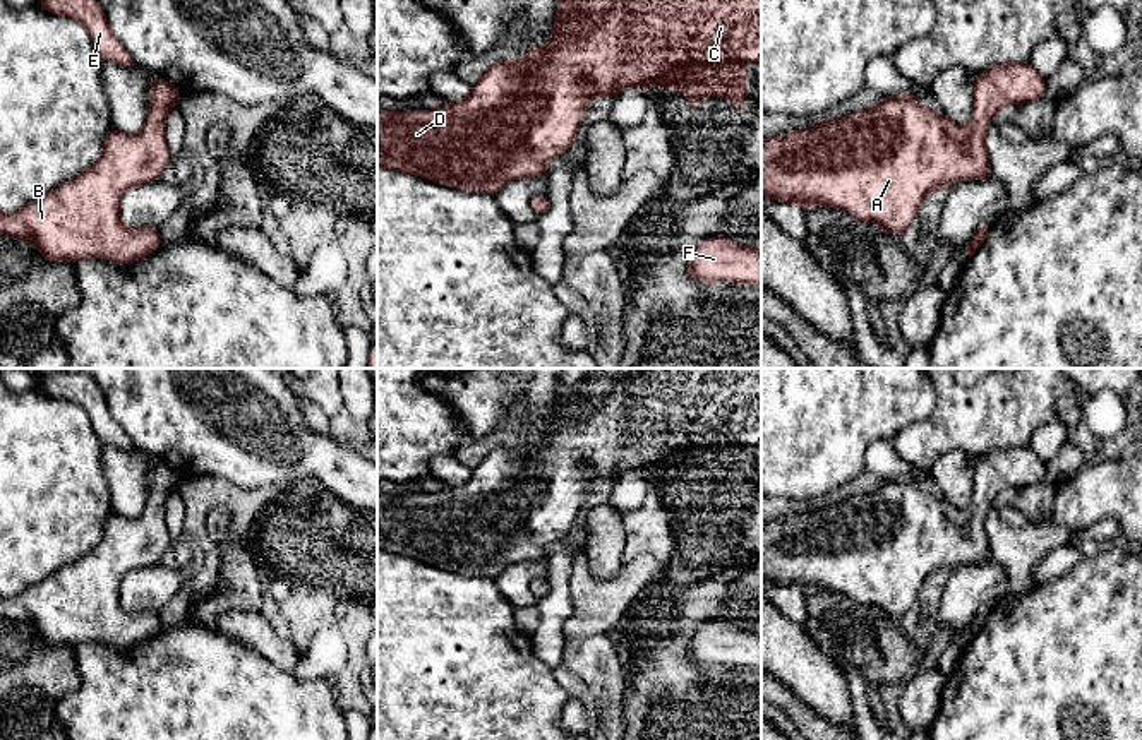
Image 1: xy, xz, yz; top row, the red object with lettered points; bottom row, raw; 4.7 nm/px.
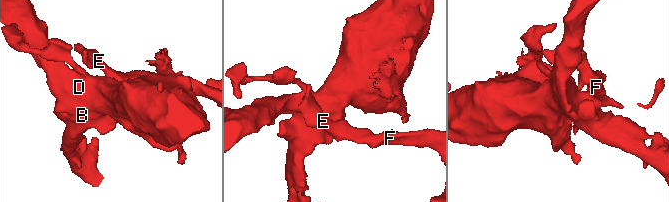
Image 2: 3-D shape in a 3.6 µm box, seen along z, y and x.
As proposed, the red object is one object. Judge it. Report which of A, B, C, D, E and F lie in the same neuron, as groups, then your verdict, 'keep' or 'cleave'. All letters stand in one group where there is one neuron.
A B C D E F; keep

